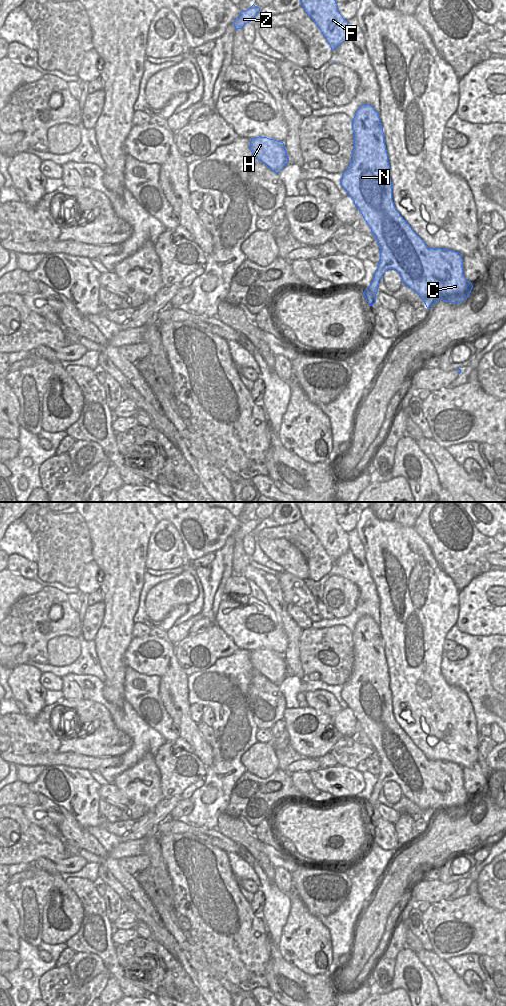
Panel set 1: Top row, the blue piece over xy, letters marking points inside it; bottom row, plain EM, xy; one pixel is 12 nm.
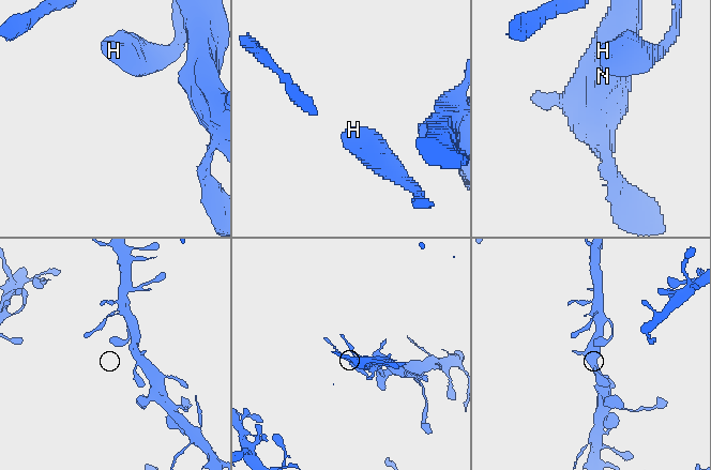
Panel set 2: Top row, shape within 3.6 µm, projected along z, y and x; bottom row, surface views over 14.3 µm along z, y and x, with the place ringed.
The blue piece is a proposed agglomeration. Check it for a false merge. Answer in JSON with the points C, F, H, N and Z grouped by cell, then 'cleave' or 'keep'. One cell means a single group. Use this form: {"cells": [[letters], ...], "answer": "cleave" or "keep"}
{"cells": [["C", "F", "H", "N", "Z"]], "answer": "keep"}

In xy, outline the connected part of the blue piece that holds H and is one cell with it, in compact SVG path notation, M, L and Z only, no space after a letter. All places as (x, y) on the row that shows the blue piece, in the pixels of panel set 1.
M255 137L250 141L250 150L258 159L273 172L279 173L289 163L284 143L267 137Z

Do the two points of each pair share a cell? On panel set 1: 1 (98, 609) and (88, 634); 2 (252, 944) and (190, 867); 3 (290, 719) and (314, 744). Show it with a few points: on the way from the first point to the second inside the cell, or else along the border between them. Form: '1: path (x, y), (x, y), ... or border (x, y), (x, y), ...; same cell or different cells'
1: path (94, 615), (91, 628); same cell
2: path (233, 925), (215, 907), (204, 886); same cell
3: path (292, 727), (296, 733), (306, 736); same cell

